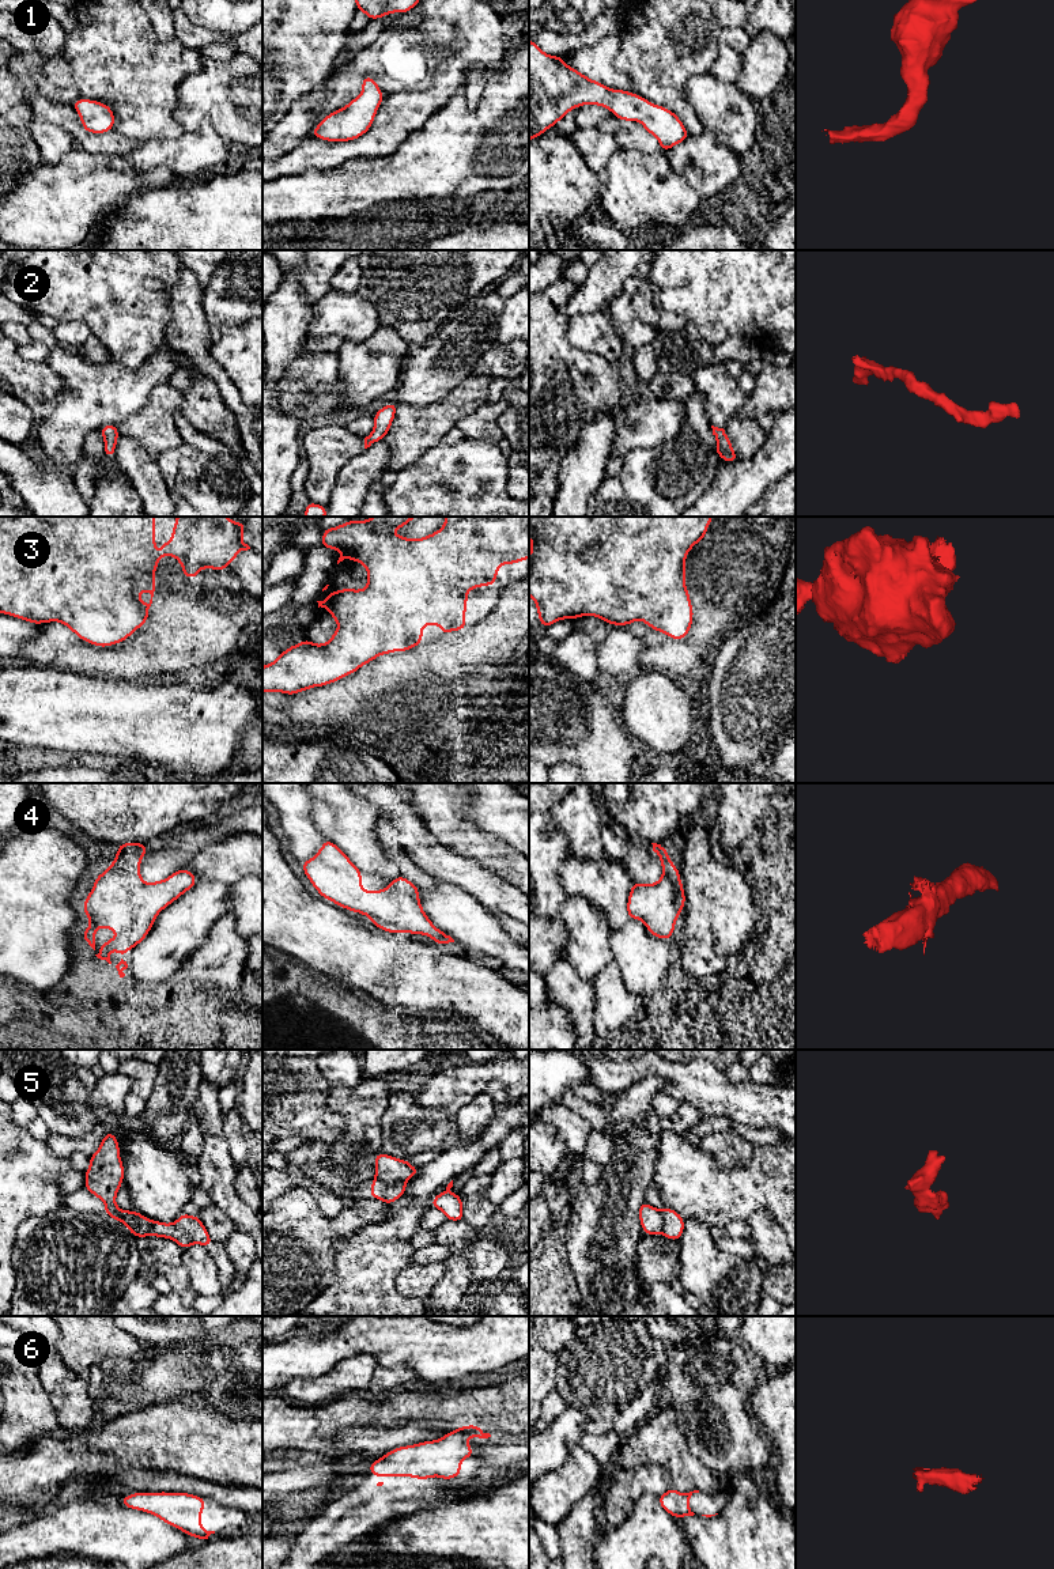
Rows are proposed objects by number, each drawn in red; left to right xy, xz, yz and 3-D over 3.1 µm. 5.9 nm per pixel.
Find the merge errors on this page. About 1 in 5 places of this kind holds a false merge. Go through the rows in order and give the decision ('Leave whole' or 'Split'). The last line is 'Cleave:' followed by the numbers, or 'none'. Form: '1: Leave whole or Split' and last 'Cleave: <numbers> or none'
1: Leave whole
2: Leave whole
3: Leave whole
4: Leave whole
5: Split
6: Leave whole
Cleave: 5

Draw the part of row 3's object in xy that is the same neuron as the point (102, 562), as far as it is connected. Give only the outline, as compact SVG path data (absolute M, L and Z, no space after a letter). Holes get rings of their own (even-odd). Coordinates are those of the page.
M0 517L0 613L26 620L33 624L60 621L75 632L82 640L99 646L109 647L112 644L126 640L135 630L143 627L150 616L148 609L152 604L155 591L155 570L158 562L170 553L182 566L185 578L199 578L201 568L228 570L228 563L237 559L239 551L248 551L250 547L242 542L245 530L243 521L234 522L227 517L177 517L171 532L171 540L163 542L160 555L155 555L155 517ZM139 591L151 594L150 602L141 602Z

